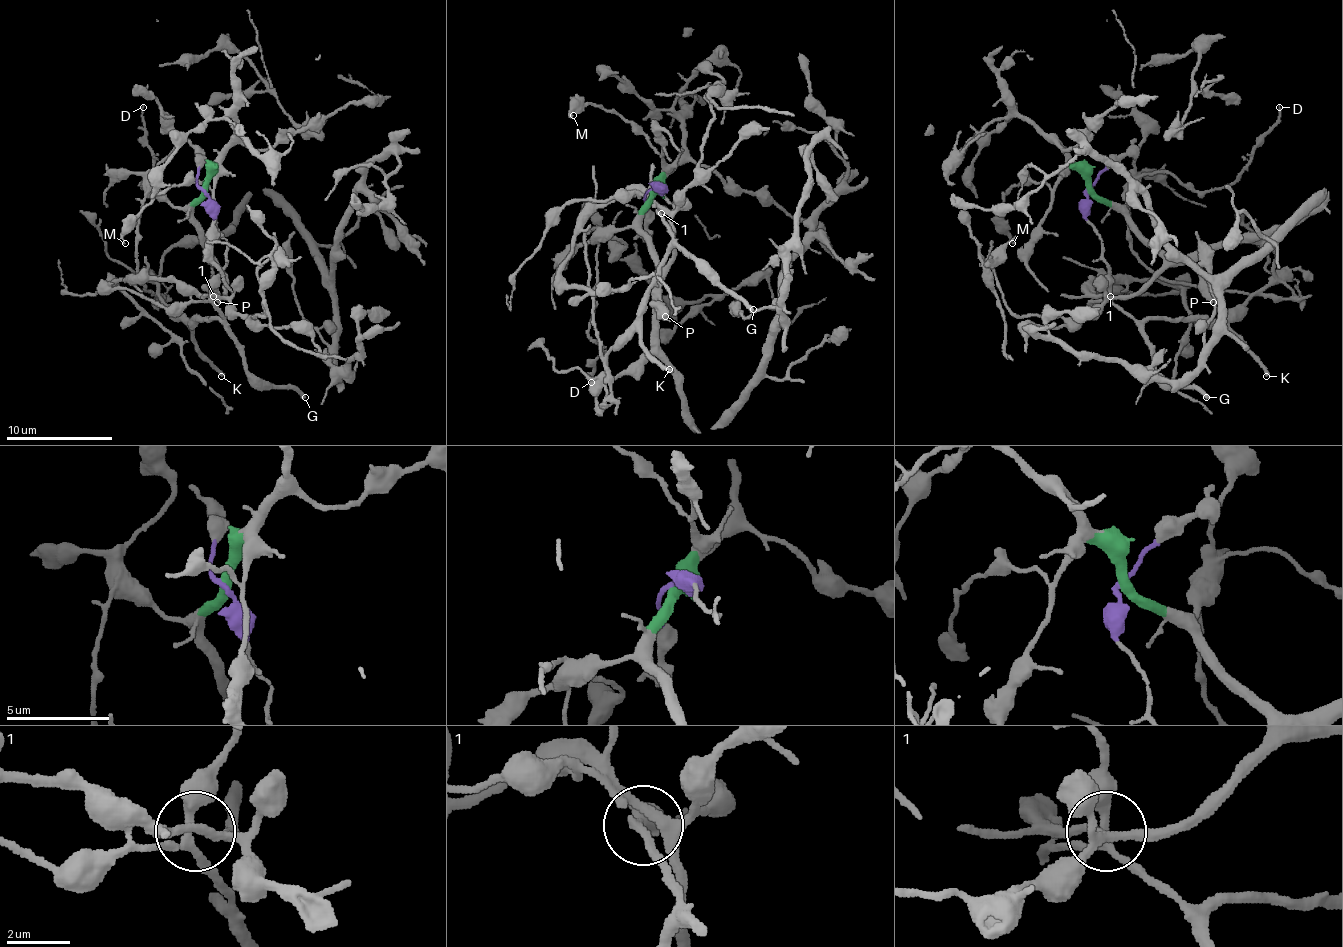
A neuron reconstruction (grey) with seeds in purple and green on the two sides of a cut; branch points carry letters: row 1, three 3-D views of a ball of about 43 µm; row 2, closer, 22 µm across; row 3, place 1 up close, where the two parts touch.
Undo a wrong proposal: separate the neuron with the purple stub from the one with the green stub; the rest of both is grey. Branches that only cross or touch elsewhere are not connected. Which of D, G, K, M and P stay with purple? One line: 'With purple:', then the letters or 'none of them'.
With purple: G, K

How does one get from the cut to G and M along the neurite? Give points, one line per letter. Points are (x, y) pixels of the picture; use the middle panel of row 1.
G: (650, 189), (661, 189), (674, 205), (661, 213), (674, 239), (727, 290), (740, 295), (754, 308)
M: (650, 189), (661, 170), (658, 152), (650, 141), (602, 107), (579, 104), (571, 112), (573, 115)

